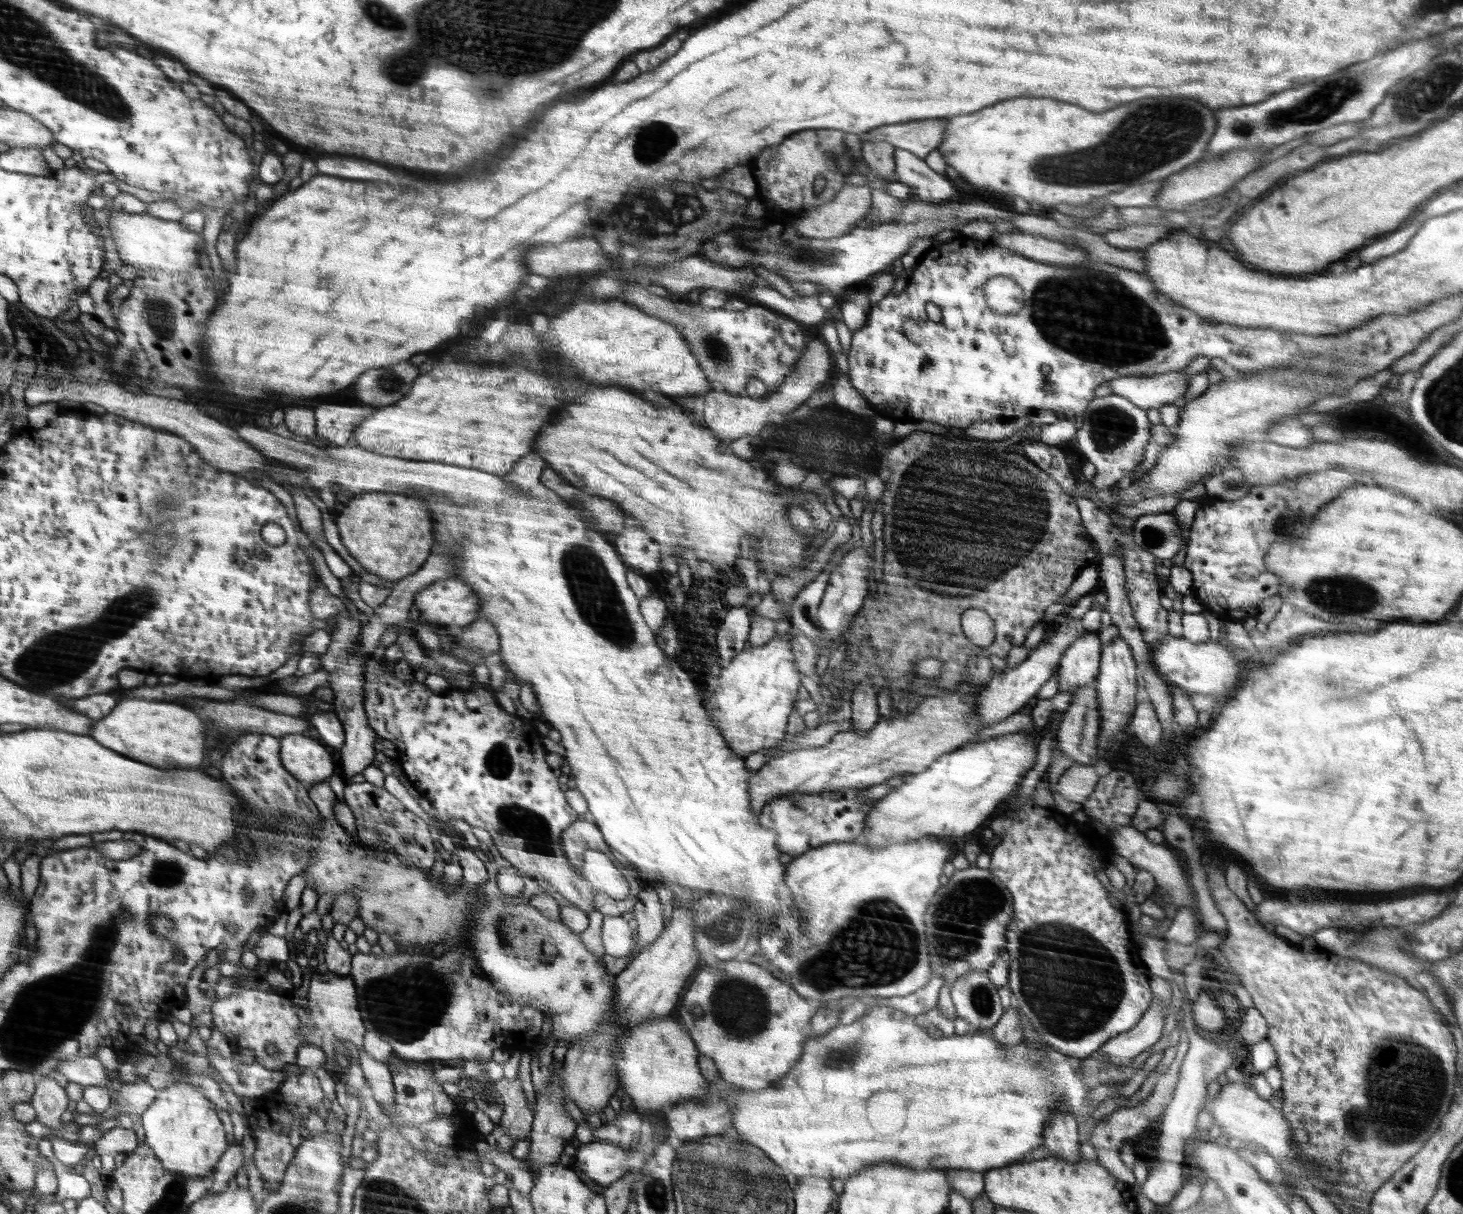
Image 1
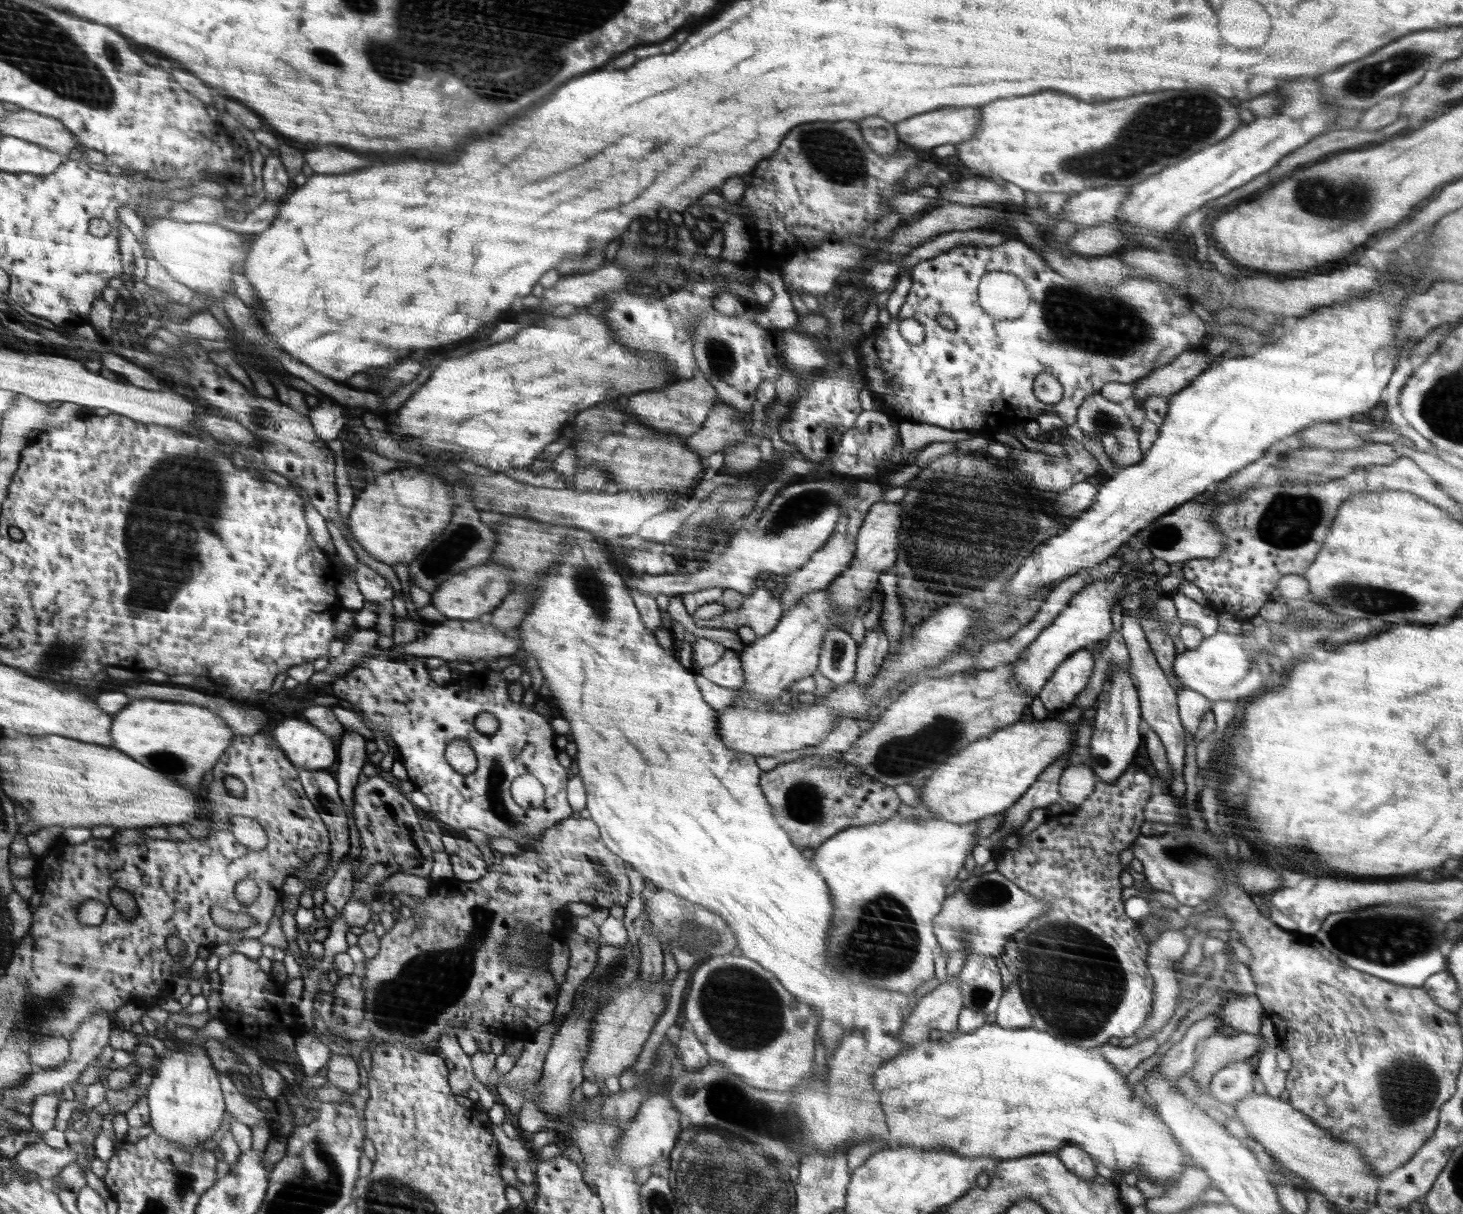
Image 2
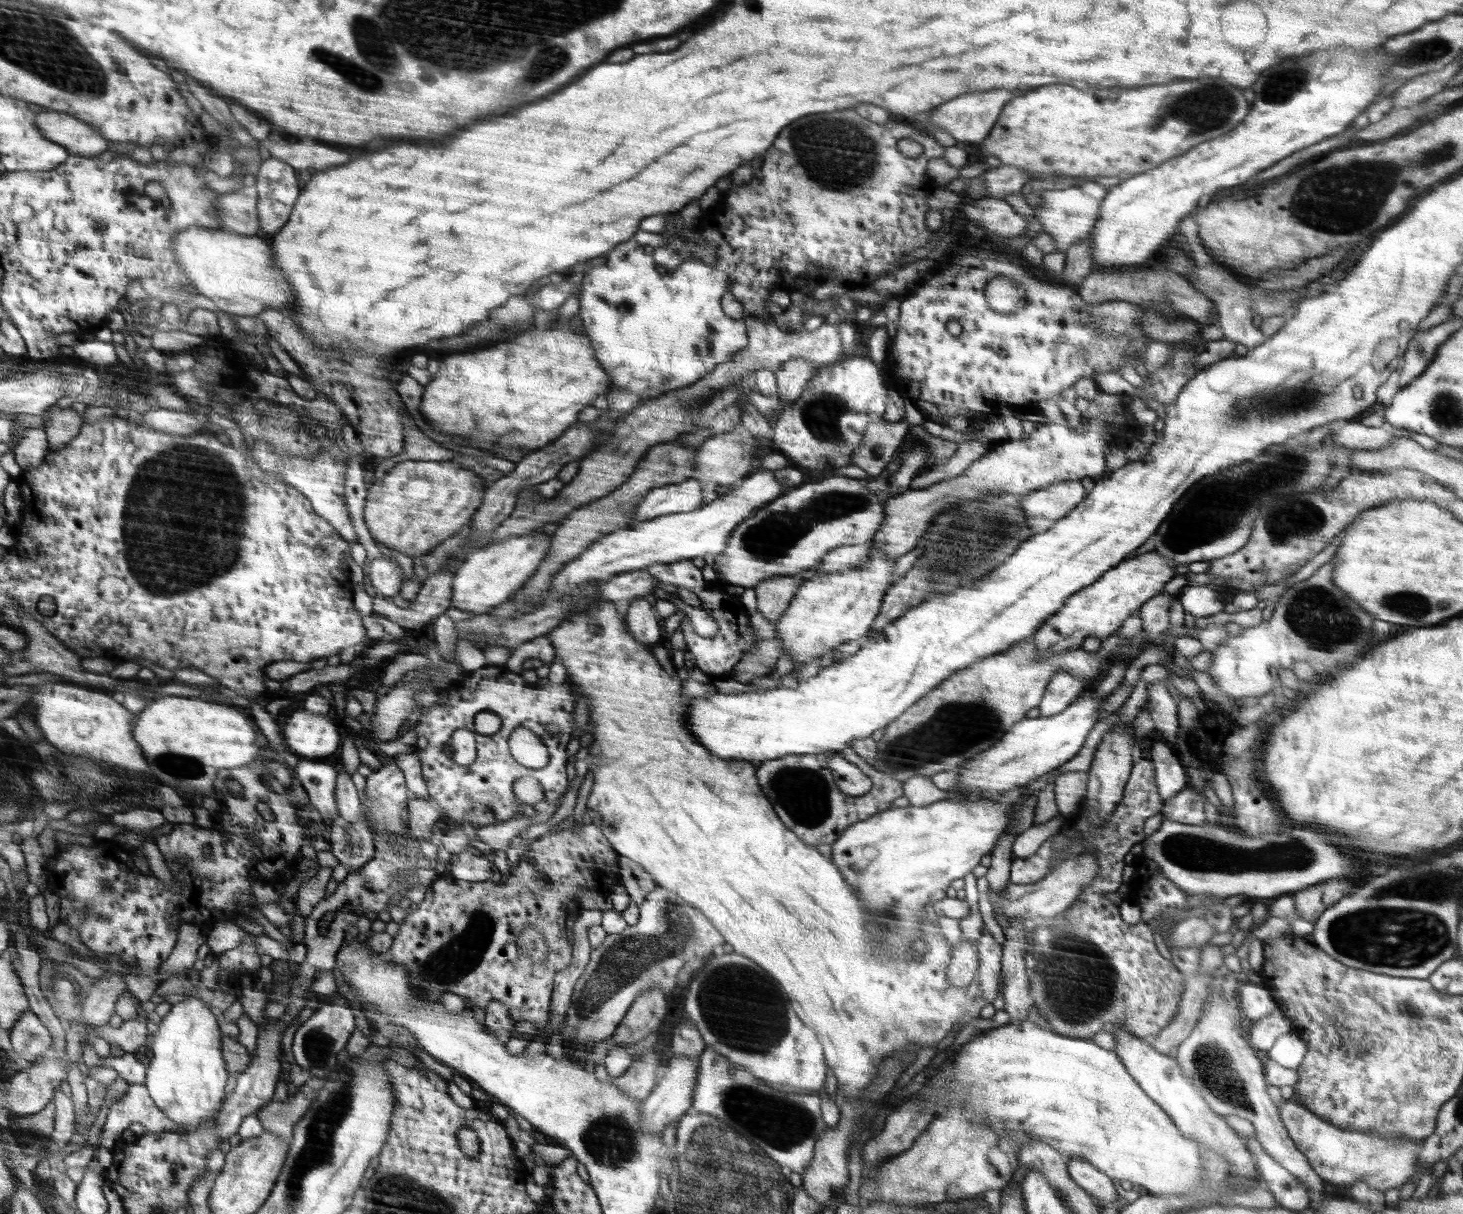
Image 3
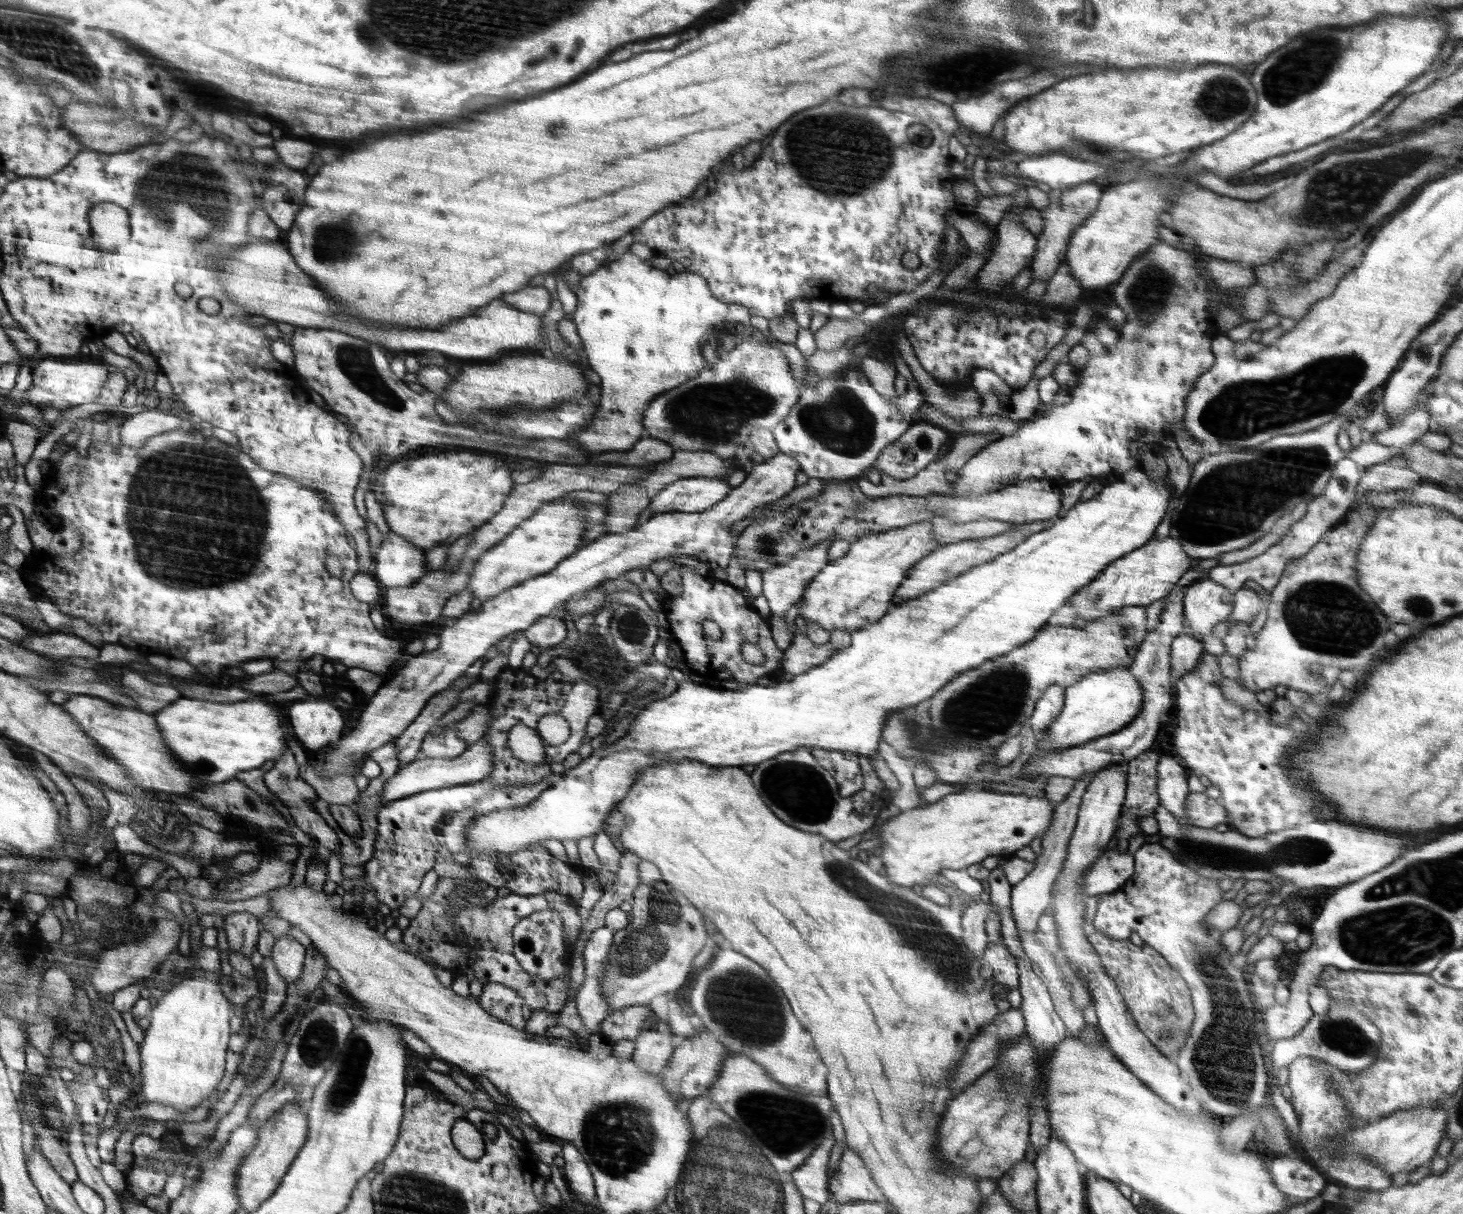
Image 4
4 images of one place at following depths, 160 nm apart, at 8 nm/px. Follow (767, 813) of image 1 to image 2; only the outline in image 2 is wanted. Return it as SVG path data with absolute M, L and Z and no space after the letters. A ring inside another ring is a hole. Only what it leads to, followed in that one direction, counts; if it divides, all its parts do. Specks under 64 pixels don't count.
M815 754L802 759L795 759L788 763L778 764L774 769L761 775L760 785L769 803L773 807L776 820L782 828L789 833L793 844L803 851L813 851L821 846L840 831L848 826L866 826L888 820L900 806L901 797L892 785L884 781L876 780L868 774L863 774L856 764L843 762L843 758L837 758L831 754ZM859 778L860 784L850 784L850 779Z

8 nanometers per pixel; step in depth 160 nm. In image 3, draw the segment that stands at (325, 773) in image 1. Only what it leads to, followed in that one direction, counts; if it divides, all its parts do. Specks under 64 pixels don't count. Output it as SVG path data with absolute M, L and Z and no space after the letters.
M296 712L284 726L283 735L290 752L296 756L324 758L340 746L338 728L328 718L314 713Z

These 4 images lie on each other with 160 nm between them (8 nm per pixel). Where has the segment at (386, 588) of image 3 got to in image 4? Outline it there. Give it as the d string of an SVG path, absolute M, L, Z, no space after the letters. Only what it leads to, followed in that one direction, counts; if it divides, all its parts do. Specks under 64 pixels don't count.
M391 530L375 555L375 579L386 587L410 587L425 574L426 551Z

